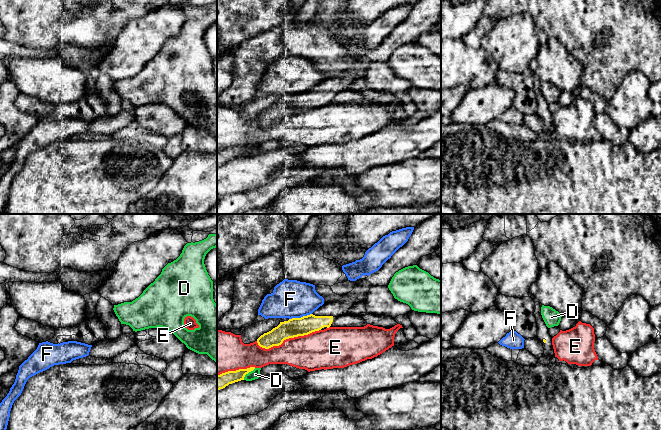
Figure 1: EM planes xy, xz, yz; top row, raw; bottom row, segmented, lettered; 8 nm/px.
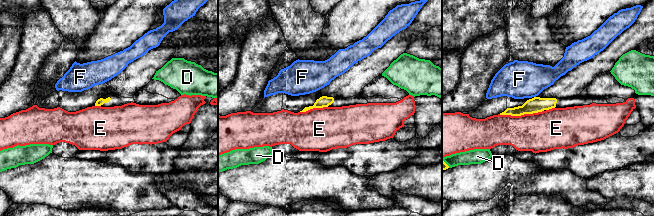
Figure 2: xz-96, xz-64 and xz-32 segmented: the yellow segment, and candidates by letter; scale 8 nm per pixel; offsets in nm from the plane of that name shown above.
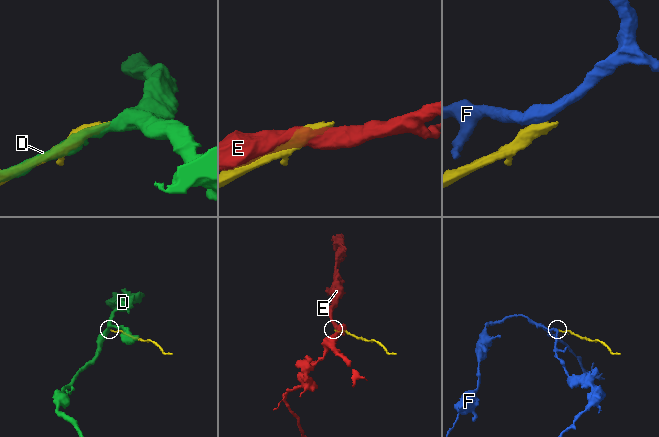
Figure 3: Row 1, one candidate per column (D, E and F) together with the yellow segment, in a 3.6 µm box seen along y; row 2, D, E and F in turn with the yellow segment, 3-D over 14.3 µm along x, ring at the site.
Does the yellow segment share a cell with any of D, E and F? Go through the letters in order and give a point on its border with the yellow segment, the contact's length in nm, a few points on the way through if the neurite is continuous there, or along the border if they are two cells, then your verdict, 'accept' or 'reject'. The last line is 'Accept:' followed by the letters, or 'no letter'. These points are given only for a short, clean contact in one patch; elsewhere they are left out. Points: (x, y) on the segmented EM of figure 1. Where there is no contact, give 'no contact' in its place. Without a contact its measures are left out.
D: xz (248, 372) | 140 nm | reject
E: xz (288, 338) | 550 nm | reject
F: xz (301, 317) | 190 nm | reject
Accept: no letter

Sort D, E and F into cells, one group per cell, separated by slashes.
D / E / F

